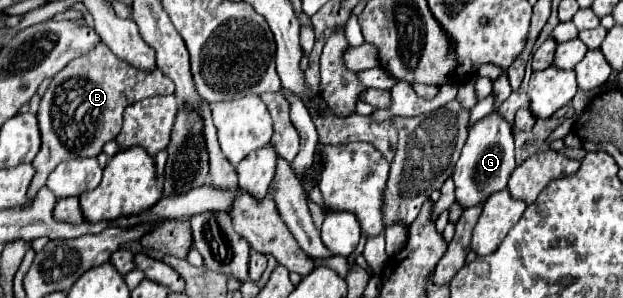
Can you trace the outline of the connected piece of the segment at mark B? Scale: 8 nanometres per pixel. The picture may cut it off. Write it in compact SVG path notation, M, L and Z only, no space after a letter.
M98 44L94 52L88 52L86 56L80 56L72 60L62 72L58 72L46 94L40 100L38 108L38 126L42 134L42 146L36 158L32 160L32 166L36 168L36 174L32 178L32 184L28 188L28 200L32 200L38 190L46 184L48 174L64 160L74 158L86 158L86 156L98 156L102 152L102 146L116 138L116 134L122 128L122 112L128 104L134 104L142 98L150 98L156 94L172 94L174 84L162 76L160 70L156 72L138 72L136 68L130 68L130 64L118 60L106 44Z

